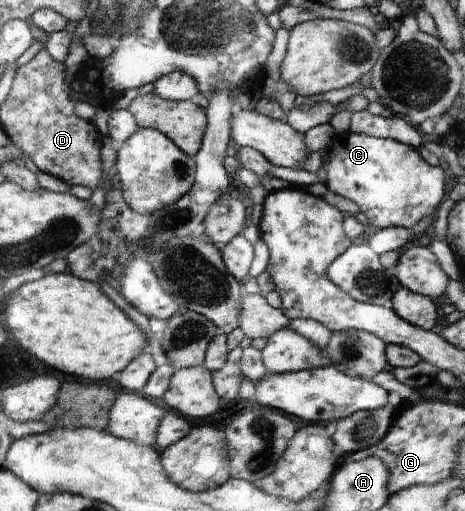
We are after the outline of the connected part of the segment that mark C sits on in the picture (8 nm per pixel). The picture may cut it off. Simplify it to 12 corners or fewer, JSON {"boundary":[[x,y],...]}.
{"boundary":[[343,132],[319,150],[328,190],[369,229],[411,228],[445,172],[411,145]]}

